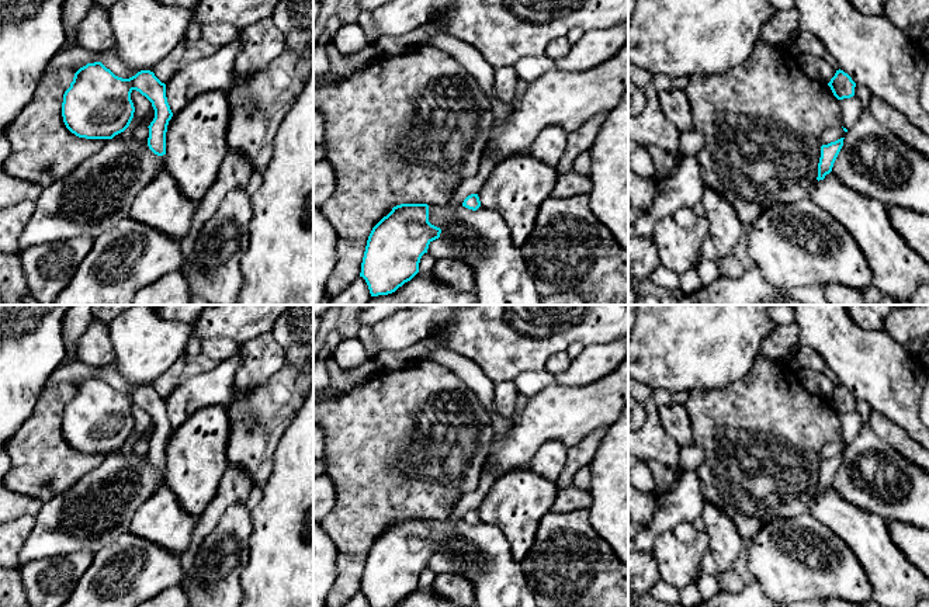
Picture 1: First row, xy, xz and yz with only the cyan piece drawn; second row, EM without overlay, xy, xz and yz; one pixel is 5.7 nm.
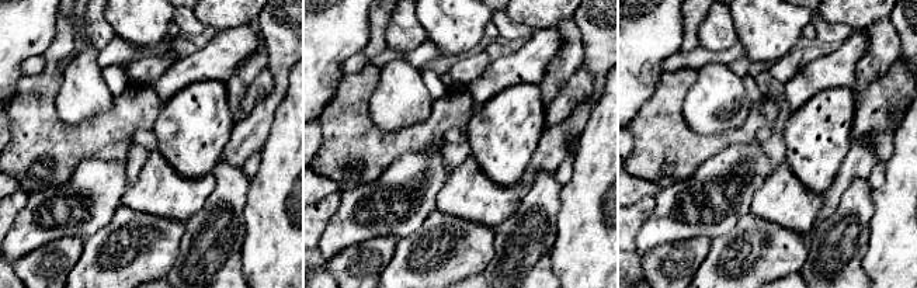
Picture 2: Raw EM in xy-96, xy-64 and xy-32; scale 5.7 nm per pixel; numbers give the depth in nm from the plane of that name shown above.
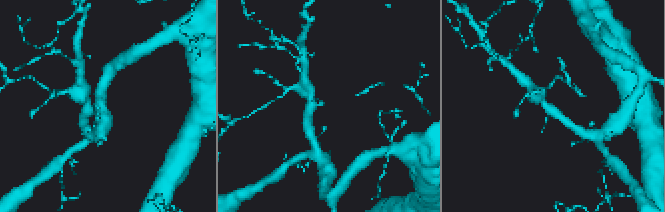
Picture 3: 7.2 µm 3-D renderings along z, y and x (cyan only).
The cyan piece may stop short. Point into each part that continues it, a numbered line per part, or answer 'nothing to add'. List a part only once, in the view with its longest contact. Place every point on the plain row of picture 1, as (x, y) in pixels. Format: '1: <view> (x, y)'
1: yz (829, 450)

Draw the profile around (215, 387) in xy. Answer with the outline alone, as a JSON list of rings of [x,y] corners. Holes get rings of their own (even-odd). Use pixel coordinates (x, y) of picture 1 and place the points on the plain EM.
[[[240,353],[218,363],[214,370],[181,379],[177,388],[166,398],[166,412],[173,430],[200,409],[230,402],[236,391],[235,375],[239,360]]]

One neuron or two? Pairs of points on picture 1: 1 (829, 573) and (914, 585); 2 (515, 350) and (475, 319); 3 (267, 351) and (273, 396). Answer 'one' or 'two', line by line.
1: two
2: one
3: two

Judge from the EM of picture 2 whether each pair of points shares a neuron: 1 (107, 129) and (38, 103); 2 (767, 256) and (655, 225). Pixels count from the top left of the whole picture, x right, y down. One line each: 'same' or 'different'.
1: same
2: different

